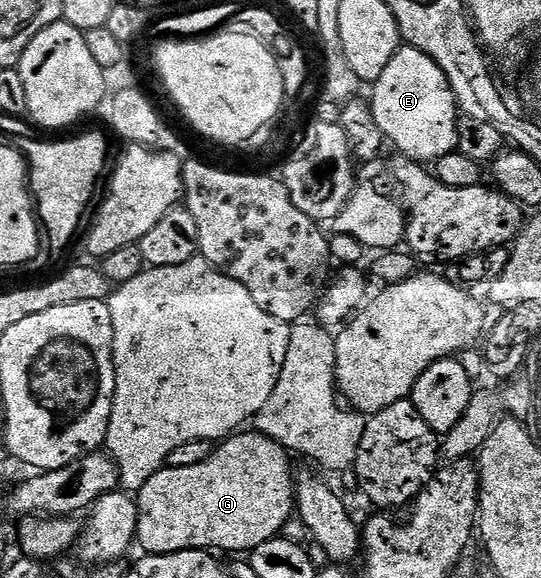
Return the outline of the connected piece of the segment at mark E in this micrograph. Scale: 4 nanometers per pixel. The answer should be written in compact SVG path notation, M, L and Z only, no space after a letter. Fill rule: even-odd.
M401 46L374 81L371 110L385 141L400 151L401 157L417 162L435 162L458 148L458 109L446 74L422 50Z

